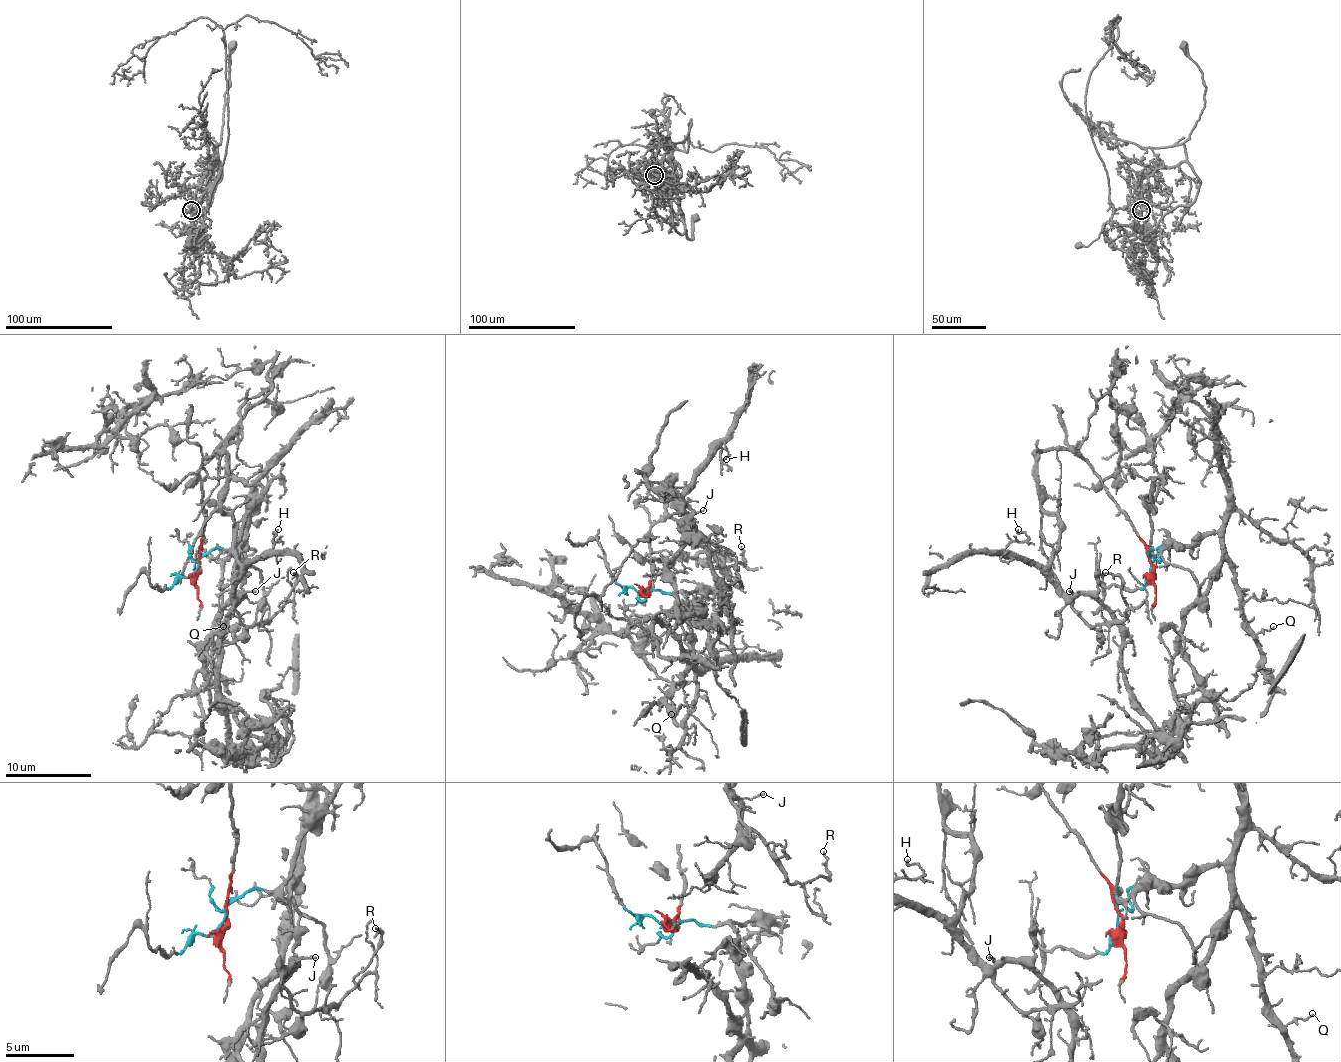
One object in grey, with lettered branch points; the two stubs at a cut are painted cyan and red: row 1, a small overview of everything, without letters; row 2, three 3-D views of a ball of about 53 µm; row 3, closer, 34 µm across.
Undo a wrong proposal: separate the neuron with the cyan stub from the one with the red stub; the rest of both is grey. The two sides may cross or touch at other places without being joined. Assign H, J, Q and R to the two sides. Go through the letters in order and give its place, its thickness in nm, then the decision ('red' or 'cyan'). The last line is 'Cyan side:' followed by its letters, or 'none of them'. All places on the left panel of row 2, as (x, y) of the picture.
H: at (278, 529); 120 nm thick; red
J: at (255, 591); 120 nm thick; red
Q: at (223, 626); 120 nm thick; cyan
R: at (293, 572); 130 nm thick; red
Cyan side: Q

